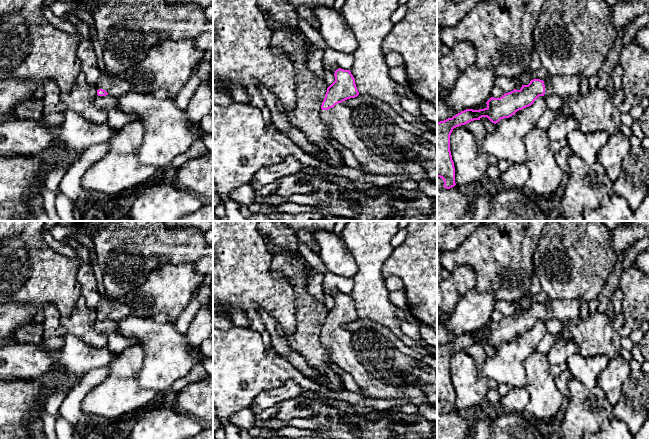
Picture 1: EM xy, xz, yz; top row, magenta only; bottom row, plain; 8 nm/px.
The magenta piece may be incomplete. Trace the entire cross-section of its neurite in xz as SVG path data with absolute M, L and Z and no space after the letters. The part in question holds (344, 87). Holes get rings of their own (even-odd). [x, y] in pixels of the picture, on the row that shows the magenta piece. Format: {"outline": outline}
{"outline": "M337 69L334 73L335 81L327 88L325 98L321 105L320 118L321 121L328 126L328 131L333 139L341 145L351 150L357 161L364 167L364 172L372 175L407 175L410 179L417 183L422 180L429 180L426 171L417 163L407 163L399 165L394 162L387 161L382 156L371 152L363 139L357 134L356 128L352 120L353 109L345 106L342 102L355 98L359 95L355 79L350 70Z"}

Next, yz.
{"outline": "M577 75L547 76L544 80L533 79L520 90L514 89L500 98L491 97L484 109L466 109L452 118L437 123L437 177L450 189L455 183L455 167L450 151L450 135L454 128L474 120L487 117L496 124L509 118L517 111L531 106L539 96L560 96L565 98L580 93L580 80Z"}

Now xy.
{"outline": "M101 75L95 86L98 96L109 95L113 98L116 98L130 90L130 85L126 80L111 75Z"}

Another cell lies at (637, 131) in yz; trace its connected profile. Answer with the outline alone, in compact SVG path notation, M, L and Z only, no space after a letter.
M634 120L634 122L632 123L632 125L630 127L632 129L632 133L634 136L636 136L640 140L644 139L645 134L643 133L642 128L641 128L638 120Z

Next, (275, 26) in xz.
M263 12L263 14L264 14L265 18L266 18L266 21L267 21L267 23L268 23L269 27L271 27L273 30L282 29L282 30L284 30L288 35L290 35L292 32L295 32L295 31L296 31L295 28L293 28L293 29L285 29L282 24L273 22L270 18L268 18L268 17L266 16L266 13L265 13L265 12Z

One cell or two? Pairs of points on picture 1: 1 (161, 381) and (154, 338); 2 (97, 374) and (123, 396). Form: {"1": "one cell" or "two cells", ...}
{"1": "one cell", "2": "two cells"}

